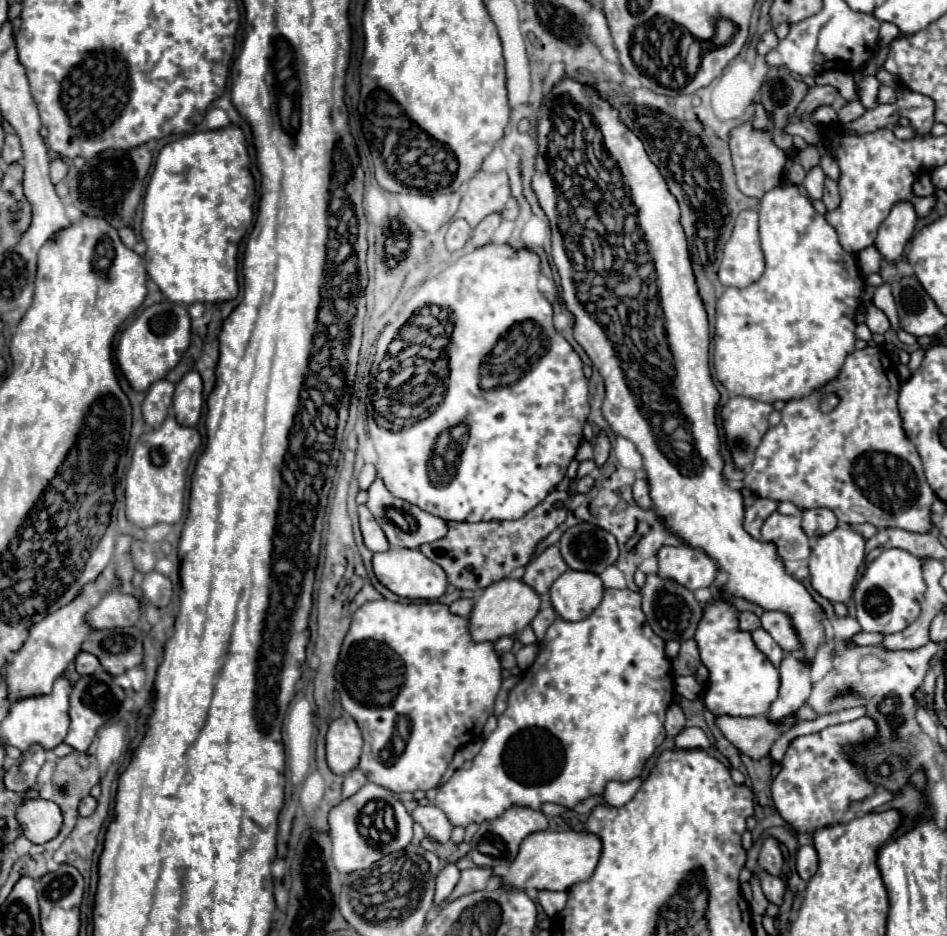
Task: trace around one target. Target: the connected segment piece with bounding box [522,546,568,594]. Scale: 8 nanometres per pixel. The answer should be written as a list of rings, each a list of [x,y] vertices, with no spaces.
[[[558,546],[546,548],[530,566],[526,566],[522,582],[534,588],[538,594],[546,594],[552,582],[568,570],[566,562],[560,556]]]

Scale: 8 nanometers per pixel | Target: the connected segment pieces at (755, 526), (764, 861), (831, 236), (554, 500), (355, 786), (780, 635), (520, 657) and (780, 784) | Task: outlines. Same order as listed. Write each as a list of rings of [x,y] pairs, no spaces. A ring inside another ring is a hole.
[[[754,498],[754,504],[750,508],[746,508],[746,520],[744,520],[744,530],[754,536],[760,538],[760,528],[764,524],[764,520],[776,512],[778,504],[774,500],[768,498]]]
[[[766,838],[762,844],[762,850],[760,850],[760,856],[758,856],[758,866],[762,870],[766,870],[768,874],[778,876],[782,870],[782,864],[784,864],[784,858],[782,858],[782,850],[780,850],[778,840]]]
[[[782,184],[774,190],[770,190],[760,200],[760,242],[762,242],[762,252],[766,258],[766,270],[764,270],[762,278],[756,280],[754,284],[746,286],[746,288],[726,288],[718,300],[716,322],[714,322],[714,370],[716,370],[716,378],[728,392],[732,392],[736,396],[748,396],[748,398],[754,398],[760,402],[770,402],[770,404],[774,404],[776,400],[784,400],[784,402],[802,400],[802,398],[810,396],[812,392],[820,392],[828,382],[838,378],[842,364],[844,364],[844,358],[854,350],[854,342],[856,342],[854,316],[856,316],[856,310],[860,306],[864,282],[860,278],[856,258],[852,254],[848,254],[846,250],[842,250],[836,230],[826,222],[826,218],[822,214],[818,214],[814,210],[812,200],[808,196],[800,194],[796,184]]]
[[[554,490],[540,502],[534,510],[530,510],[524,518],[518,520],[498,520],[498,522],[450,522],[450,534],[446,538],[426,544],[420,548],[430,560],[440,564],[450,584],[458,590],[482,590],[502,578],[508,578],[514,568],[524,568],[534,552],[534,546],[546,538],[552,530],[556,530],[568,512],[570,496],[568,492]]]
[[[354,768],[352,772],[348,772],[346,776],[344,776],[344,786],[342,786],[342,798],[346,800],[346,798],[350,798],[350,796],[354,796],[364,784],[366,784],[368,780],[366,780],[366,776],[362,774],[362,770],[360,768]]]
[[[764,612],[760,616],[762,628],[776,640],[782,648],[784,656],[798,652],[798,638],[794,638],[794,630],[790,630],[790,622],[786,622],[786,614],[782,612]]]
[[[530,644],[530,646],[522,646],[522,648],[516,652],[516,662],[518,662],[520,670],[526,670],[526,668],[534,662],[536,650],[538,650],[536,644]]]
[[[862,716],[848,724],[828,726],[822,732],[798,736],[784,754],[782,772],[772,782],[772,798],[780,816],[798,832],[816,832],[820,828],[838,824],[854,800],[864,800],[874,792],[874,784],[866,780],[864,772],[848,762],[842,752],[846,742],[872,740],[876,724]]]

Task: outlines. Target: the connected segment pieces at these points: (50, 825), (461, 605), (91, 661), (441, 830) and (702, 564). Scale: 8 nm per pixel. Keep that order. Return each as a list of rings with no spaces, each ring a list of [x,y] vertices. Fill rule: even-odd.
[[[44,798],[26,800],[16,808],[16,820],[22,828],[22,834],[34,844],[52,840],[62,828],[60,808]]]
[[[460,598],[450,604],[450,612],[456,616],[466,616],[466,614],[470,614],[470,602],[472,602],[470,598]]]
[[[80,652],[80,654],[76,656],[76,670],[78,670],[82,676],[94,674],[96,670],[100,670],[100,662],[98,662],[98,658],[96,658],[94,654],[90,654],[90,652]]]
[[[434,804],[416,806],[416,810],[412,812],[412,818],[414,818],[414,822],[418,822],[424,828],[428,838],[432,838],[432,840],[436,840],[440,844],[446,844],[450,840],[452,824],[442,814],[442,810],[438,810]]]
[[[662,546],[656,554],[658,576],[664,580],[674,580],[688,590],[708,588],[714,584],[718,570],[714,570],[714,560],[702,550],[690,546]]]

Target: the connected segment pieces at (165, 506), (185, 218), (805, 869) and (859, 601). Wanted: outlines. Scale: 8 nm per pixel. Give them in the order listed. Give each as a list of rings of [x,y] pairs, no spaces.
[[[170,414],[158,430],[144,432],[134,448],[126,474],[126,518],[138,528],[154,524],[176,524],[182,518],[186,468],[198,450],[202,438],[196,428],[186,428]]]
[[[228,126],[222,130],[206,130],[206,132],[194,132],[194,134],[186,134],[170,144],[166,144],[162,148],[162,152],[158,154],[152,178],[148,182],[146,188],[146,196],[144,196],[144,218],[142,218],[142,238],[148,246],[146,254],[144,254],[144,262],[146,262],[146,272],[148,278],[154,280],[160,288],[160,292],[176,304],[194,304],[194,302],[228,302],[234,300],[238,296],[238,264],[236,264],[236,252],[238,252],[238,244],[242,240],[242,236],[246,234],[246,230],[252,226],[252,202],[254,202],[254,180],[250,174],[250,158],[248,158],[248,148],[246,148],[246,140],[244,134],[238,126]]]
[[[812,844],[810,846],[802,846],[798,850],[796,868],[798,868],[800,878],[804,878],[804,880],[808,880],[818,870],[818,856],[816,856],[816,850],[814,850]]]
[[[884,550],[864,572],[854,588],[856,618],[864,632],[894,634],[904,630],[918,616],[926,584],[922,582],[922,562],[906,550]]]

